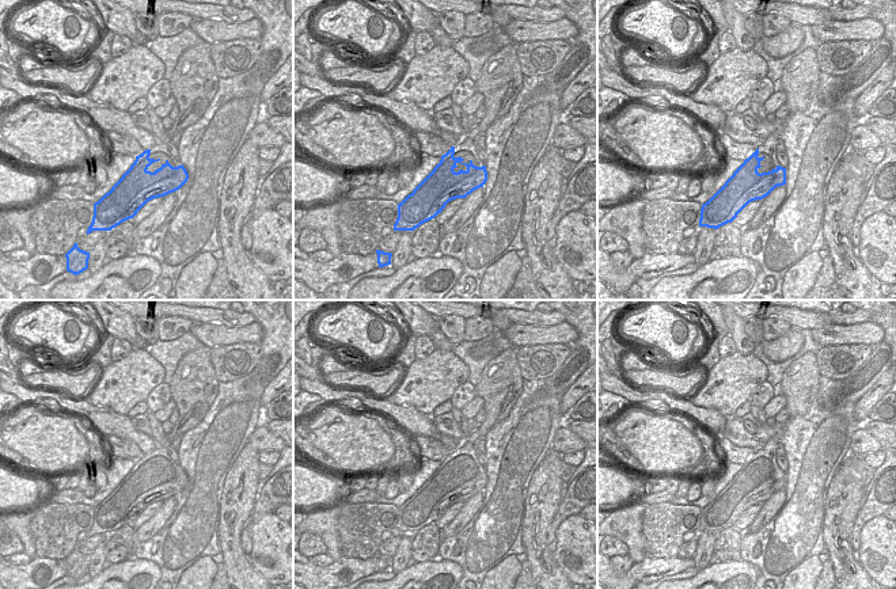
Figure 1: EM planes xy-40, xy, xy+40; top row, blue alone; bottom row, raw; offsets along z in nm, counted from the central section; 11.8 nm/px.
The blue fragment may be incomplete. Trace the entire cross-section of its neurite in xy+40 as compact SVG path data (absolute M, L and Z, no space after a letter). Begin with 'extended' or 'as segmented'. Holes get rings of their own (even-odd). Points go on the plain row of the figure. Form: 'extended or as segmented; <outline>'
as segmented; M759 452L744 464L725 489L701 513L699 531L718 533L732 527L752 505L763 504L775 491L786 489L786 472L777 470L759 478Z

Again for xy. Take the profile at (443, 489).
as segmented; M455 451L441 460L433 475L398 508L394 535L414 535L434 522L445 509L456 502L466 502L487 484L486 470L477 471L455 461Z

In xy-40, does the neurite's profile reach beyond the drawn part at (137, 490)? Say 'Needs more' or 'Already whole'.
Already whole

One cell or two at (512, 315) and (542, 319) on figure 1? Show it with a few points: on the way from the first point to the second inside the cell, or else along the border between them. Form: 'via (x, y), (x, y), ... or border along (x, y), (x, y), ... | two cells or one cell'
via (519, 316), (535, 318) | one cell

